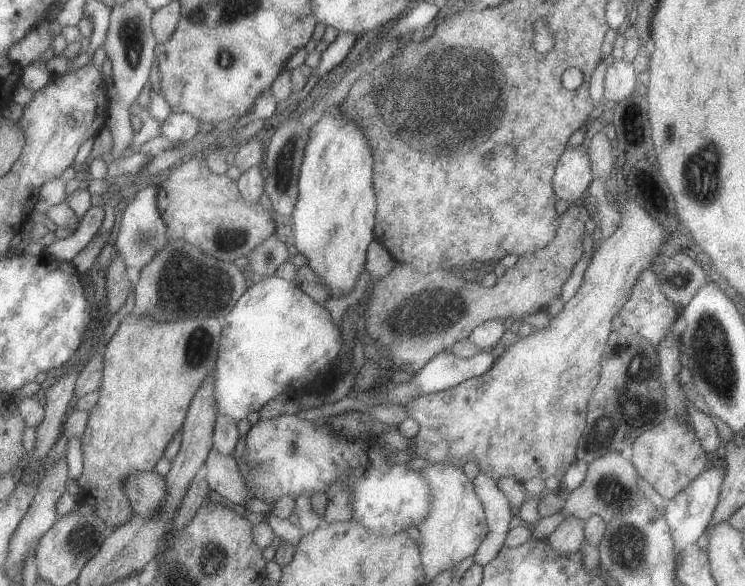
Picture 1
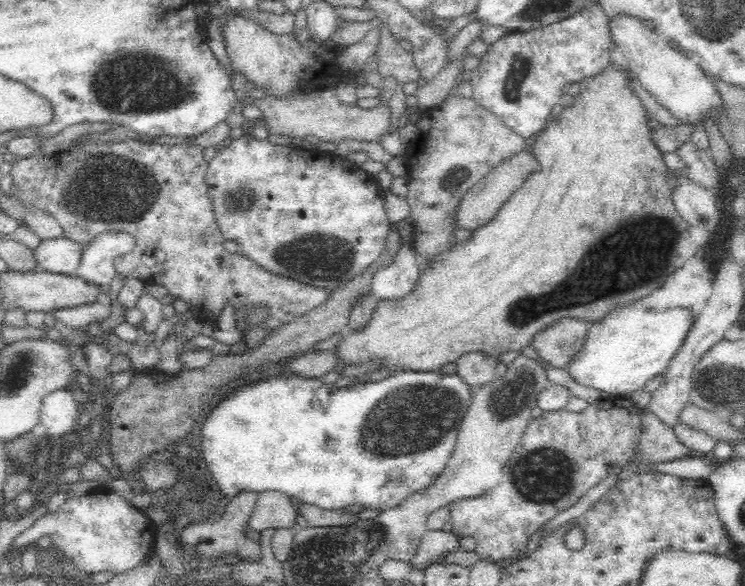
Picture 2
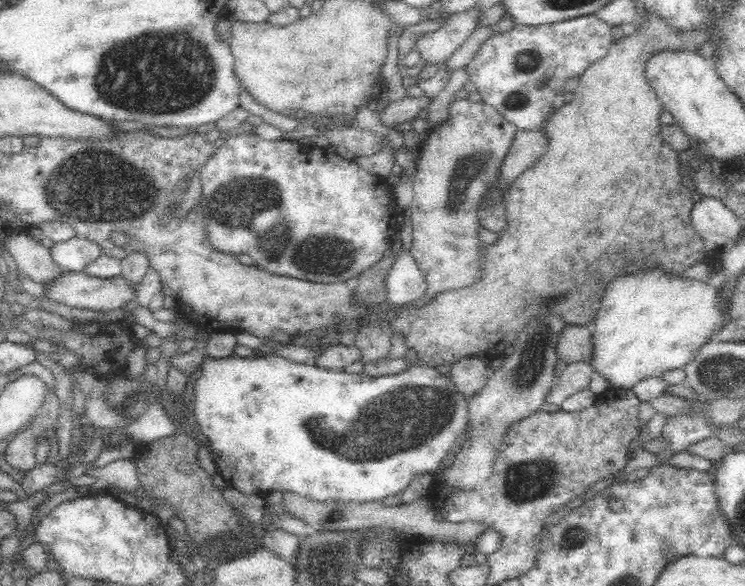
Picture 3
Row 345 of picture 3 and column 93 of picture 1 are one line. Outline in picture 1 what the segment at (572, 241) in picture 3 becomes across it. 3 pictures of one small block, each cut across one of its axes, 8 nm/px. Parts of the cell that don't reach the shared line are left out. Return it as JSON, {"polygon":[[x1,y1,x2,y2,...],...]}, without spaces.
{"polygon":[[134,311,126,316,126,319,122,322,111,341,108,343,108,346,104,351,107,358,107,367,105,370,105,381,103,388,101,389,101,397,98,404,92,409,88,430,86,430,83,436,84,452,86,456,86,472,84,472,84,476,82,476,79,481,84,490,84,499,93,502,97,509,97,514,102,516,112,528,125,525,127,522,130,522,135,515,133,502,130,502,130,495,126,492,126,480,128,480,132,474,138,474,138,472,154,471,156,464,166,456,170,443,174,440,174,435,179,430,185,430,186,421,190,416,190,410,193,409,193,402,197,397,198,390,201,390,206,382,206,378,212,374,212,370,214,370,218,364,225,323,226,321,221,317,182,318,182,320,178,320,178,322,162,322,162,320,154,318,152,314,142,316,142,314]]}

